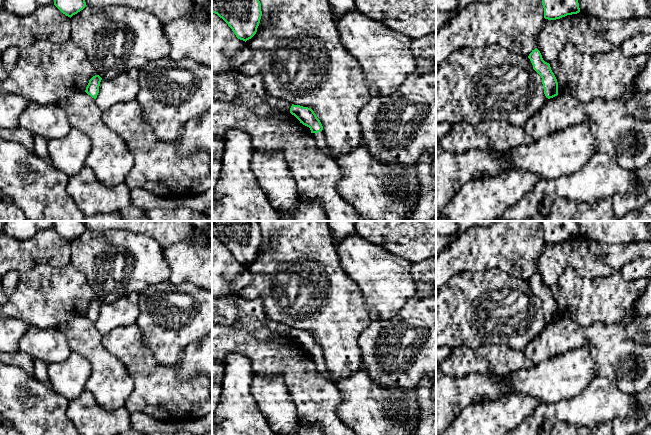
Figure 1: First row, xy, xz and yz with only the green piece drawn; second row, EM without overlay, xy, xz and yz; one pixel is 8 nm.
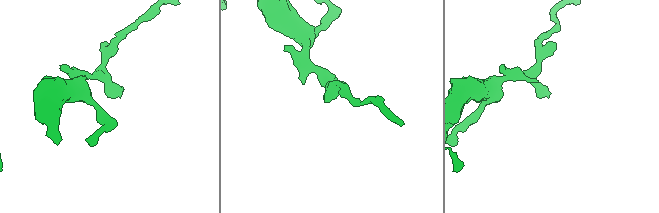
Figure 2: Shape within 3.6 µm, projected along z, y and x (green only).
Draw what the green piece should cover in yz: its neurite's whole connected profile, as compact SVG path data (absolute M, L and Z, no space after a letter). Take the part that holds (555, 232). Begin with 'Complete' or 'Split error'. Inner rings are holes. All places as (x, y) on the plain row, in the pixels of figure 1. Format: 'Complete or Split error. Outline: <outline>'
Complete. Outline: M541 221L544 242L556 244L580 236L577 221Z

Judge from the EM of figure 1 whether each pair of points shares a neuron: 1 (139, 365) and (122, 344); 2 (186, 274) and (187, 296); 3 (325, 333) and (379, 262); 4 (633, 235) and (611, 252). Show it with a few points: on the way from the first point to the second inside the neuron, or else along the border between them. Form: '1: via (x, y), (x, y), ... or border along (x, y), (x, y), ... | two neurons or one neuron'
1: via (138, 360), (127, 349) | one neuron
2: border along (168, 280), (173, 283), (190, 282), (201, 289) | two neurons
3: border along (345, 270), (358, 288), (368, 311) | two neurons
4: border along (600, 241), (604, 243), (640, 242) | two neurons

